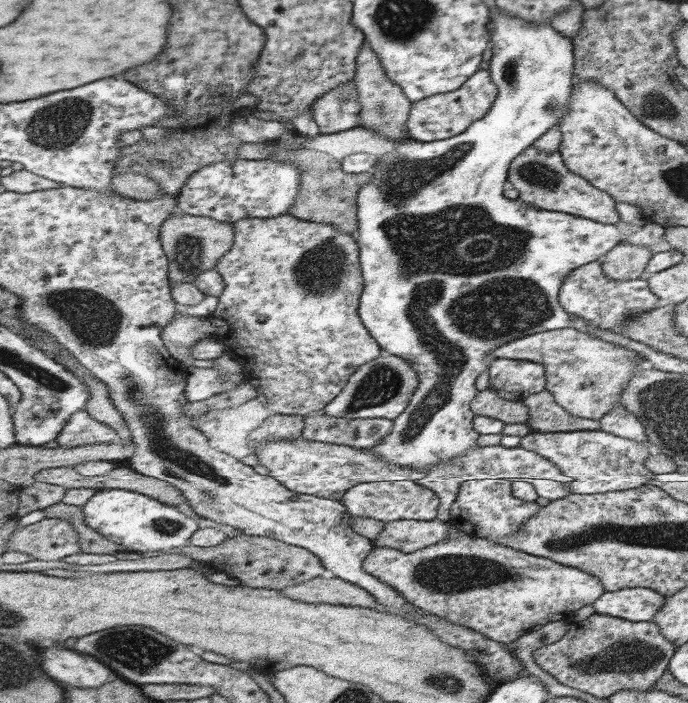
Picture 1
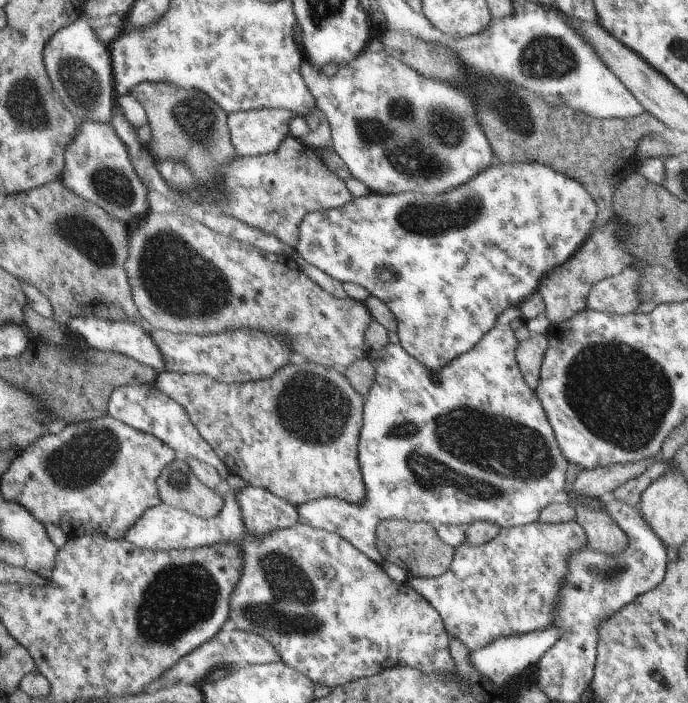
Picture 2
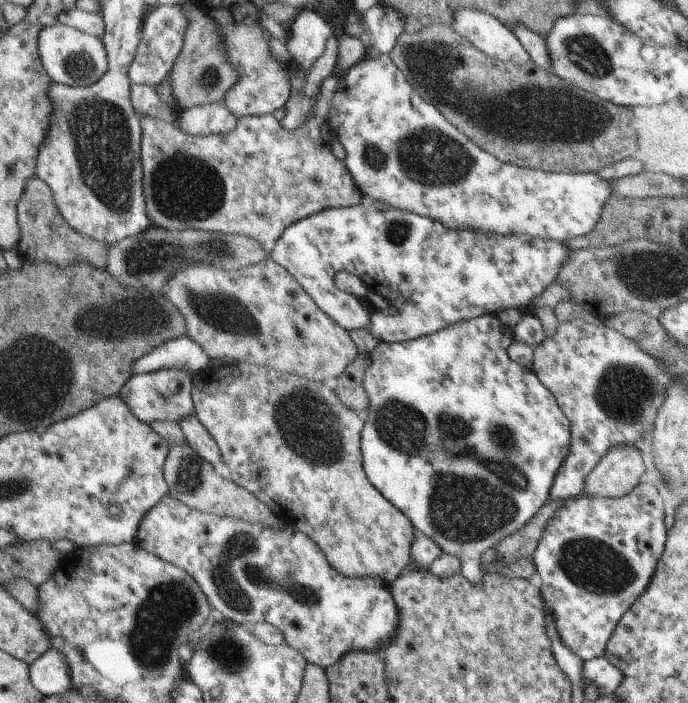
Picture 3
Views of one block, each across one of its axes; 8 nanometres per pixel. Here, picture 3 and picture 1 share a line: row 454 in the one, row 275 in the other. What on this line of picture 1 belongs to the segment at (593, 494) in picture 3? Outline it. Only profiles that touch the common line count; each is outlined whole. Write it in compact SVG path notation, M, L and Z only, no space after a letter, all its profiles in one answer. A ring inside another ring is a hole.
M620 242L600 263L608 278L634 280L643 277L646 265L652 257L652 252L646 246Z

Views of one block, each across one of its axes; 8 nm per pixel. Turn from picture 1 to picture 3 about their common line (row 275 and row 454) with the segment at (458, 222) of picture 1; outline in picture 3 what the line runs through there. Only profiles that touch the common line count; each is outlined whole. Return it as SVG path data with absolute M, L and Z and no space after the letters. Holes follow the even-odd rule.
M496 314L486 315L480 316L480 318L472 318L472 320L456 322L456 324L446 326L444 330L438 330L438 332L434 332L434 334L430 334L430 336L422 336L422 338L415 338L414 340L407 340L406 342L399 343L381 342L371 351L371 365L368 367L368 374L364 374L363 380L363 386L368 386L368 398L372 398L372 410L368 410L366 413L365 418L367 425L364 426L364 470L368 470L367 477L372 478L372 482L376 482L376 490L379 490L384 495L384 498L387 498L391 503L399 507L399 509L411 519L416 533L424 534L428 536L430 540L436 540L436 542L442 546L442 553L452 554L452 556L456 556L456 558L460 560L462 570L460 570L459 573L471 584L478 584L485 573L479 565L482 554L484 554L488 548L492 548L492 546L502 541L503 538L519 532L525 525L528 525L528 522L531 522L535 518L535 515L549 500L556 473L560 466L562 466L562 462L564 462L566 456L568 456L568 452L570 452L570 440L572 440L572 434L570 434L570 420L568 420L568 418L564 416L562 410L560 410L560 406L558 406L558 402L556 402L556 398L554 398L552 392L538 380L533 370L528 370L528 367L513 361L508 354L504 352L504 350L506 350L506 344L510 344L510 340L512 340L512 334L506 334L506 332L504 332L504 328L502 328L504 325L505 324L500 322Z

